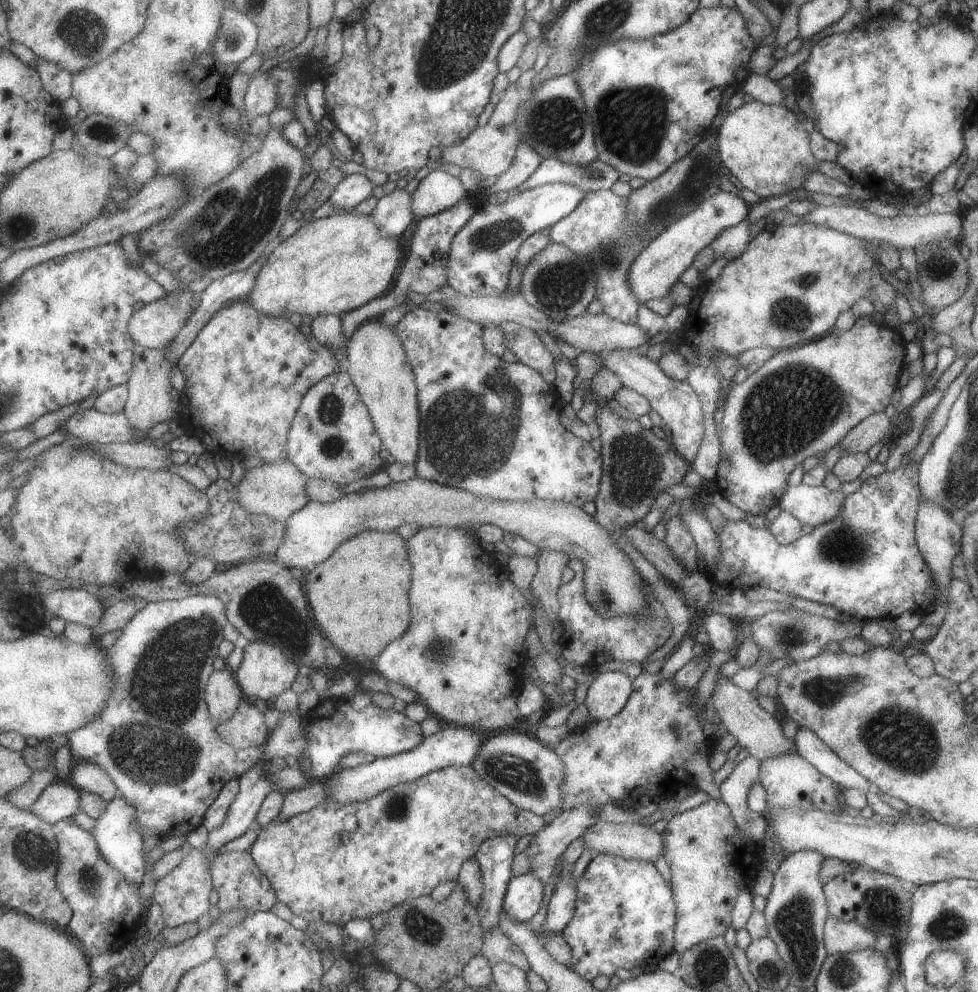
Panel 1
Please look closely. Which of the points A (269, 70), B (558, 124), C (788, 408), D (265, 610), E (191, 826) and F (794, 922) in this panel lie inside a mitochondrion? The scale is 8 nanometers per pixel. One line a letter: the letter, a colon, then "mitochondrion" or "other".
A: other
B: mitochondrion
C: mitochondrion
D: mitochondrion
E: other
F: mitochondrion

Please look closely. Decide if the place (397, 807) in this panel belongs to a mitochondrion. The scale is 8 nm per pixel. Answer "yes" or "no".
yes

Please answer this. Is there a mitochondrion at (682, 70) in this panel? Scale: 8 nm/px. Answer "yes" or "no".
no

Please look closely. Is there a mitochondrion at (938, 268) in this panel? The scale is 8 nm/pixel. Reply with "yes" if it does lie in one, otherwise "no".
yes

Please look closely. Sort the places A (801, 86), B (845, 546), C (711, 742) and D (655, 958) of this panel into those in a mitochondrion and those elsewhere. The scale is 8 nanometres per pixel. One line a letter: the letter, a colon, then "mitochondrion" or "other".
A: other
B: mitochondrion
C: other
D: other

